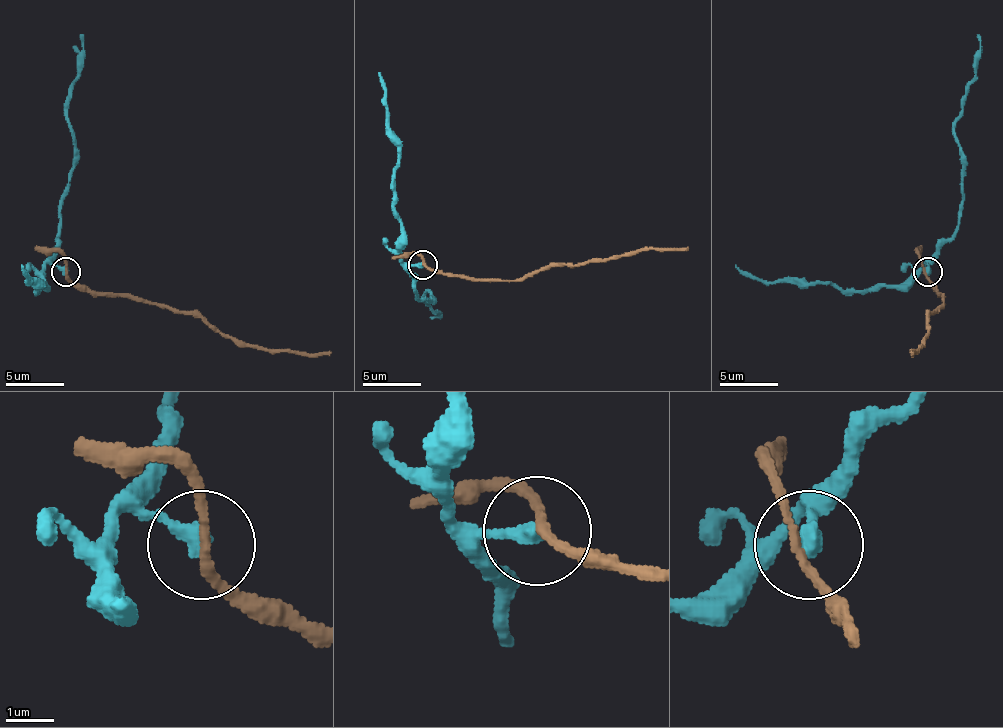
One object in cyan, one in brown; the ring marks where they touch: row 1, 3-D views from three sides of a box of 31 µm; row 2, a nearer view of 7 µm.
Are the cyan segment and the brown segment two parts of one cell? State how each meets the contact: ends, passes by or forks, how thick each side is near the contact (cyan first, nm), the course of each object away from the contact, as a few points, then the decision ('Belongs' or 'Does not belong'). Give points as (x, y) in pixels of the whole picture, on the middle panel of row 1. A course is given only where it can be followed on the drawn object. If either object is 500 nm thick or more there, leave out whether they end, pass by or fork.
At the ring cyan ends. At the ring brown passes by. Thickness 360 nm (cyan) against 170 nm. Course of cyan: (423, 265), (409, 268), (417, 294), (420, 300), (432, 297), (429, 291), (423, 297), (441, 318), (441, 315). Course of brown: (423, 262), (432, 271), (450, 277), (511, 280), (561, 265), (596, 262), (652, 247), (687, 247). Does not belong

